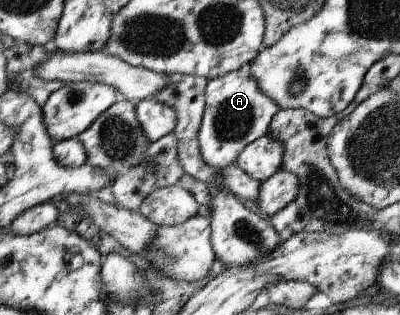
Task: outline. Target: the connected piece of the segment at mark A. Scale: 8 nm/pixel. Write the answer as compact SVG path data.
M240 69L208 79L204 95L206 106L198 131L198 142L202 159L216 169L235 164L250 143L269 134L272 122L280 111L278 105L261 91L253 75L242 75Z

